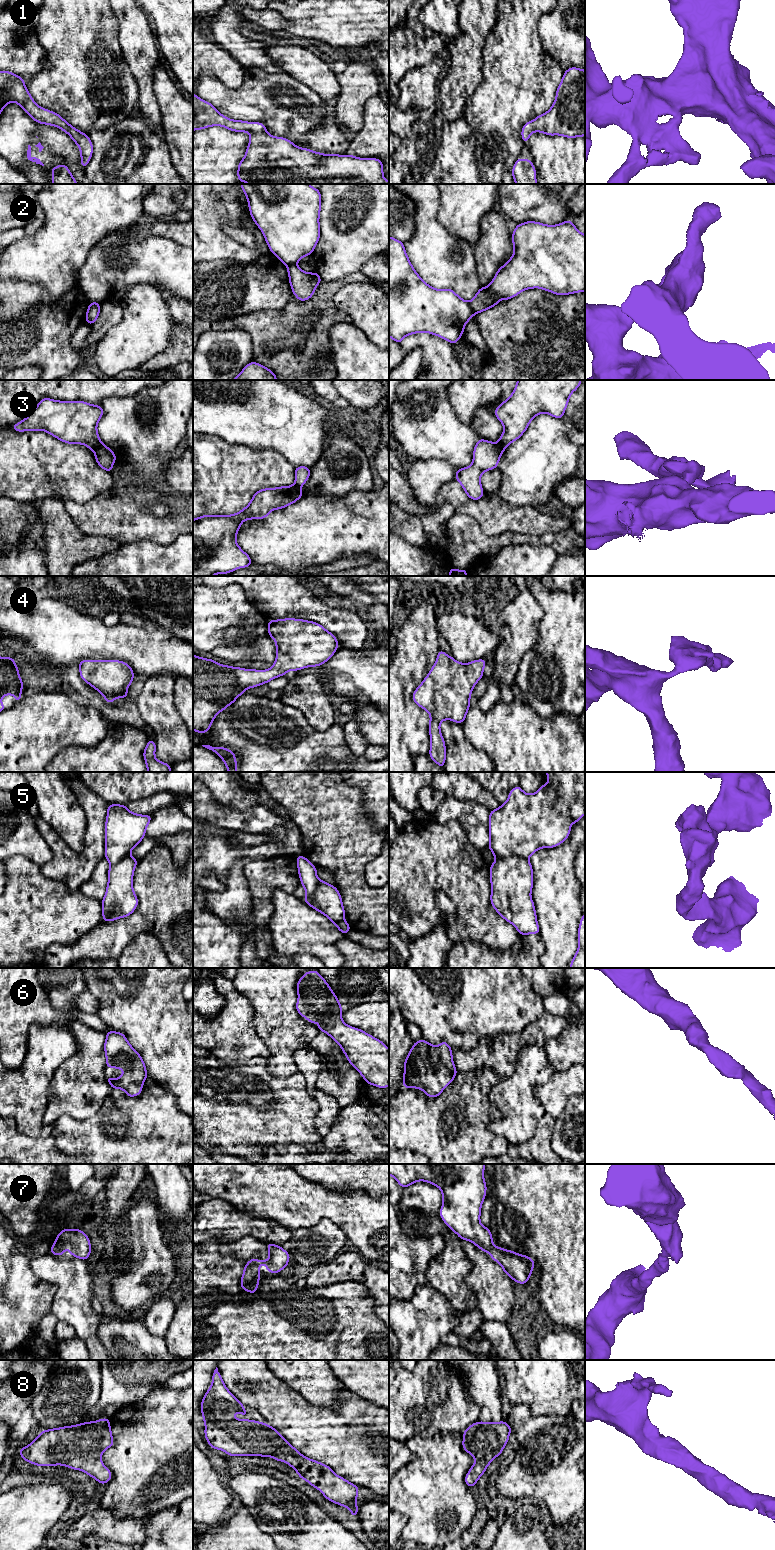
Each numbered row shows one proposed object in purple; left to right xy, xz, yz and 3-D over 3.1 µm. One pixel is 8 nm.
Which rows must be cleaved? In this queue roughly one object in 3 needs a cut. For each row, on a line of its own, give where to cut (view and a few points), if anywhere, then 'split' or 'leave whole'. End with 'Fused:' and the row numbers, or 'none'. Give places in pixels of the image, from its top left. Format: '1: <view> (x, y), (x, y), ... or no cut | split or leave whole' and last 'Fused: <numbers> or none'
1: no cut | leave whole
2: yz (468, 302), (475, 313) | split
3: yz (494, 443), (501, 453) | split
4: no cut | leave whole
5: yz (527, 858), (508, 856), (495, 861) | split
6: no cut | leave whole
7: no cut | leave whole
8: no cut | leave whole
Fused: 2, 3, 5

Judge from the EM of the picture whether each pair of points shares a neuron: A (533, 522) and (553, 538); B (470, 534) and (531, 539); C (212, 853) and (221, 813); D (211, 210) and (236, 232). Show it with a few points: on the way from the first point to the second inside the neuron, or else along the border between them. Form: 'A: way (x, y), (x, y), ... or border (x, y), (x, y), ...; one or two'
A: border (569, 527), (542, 534), (522, 533); two
B: way (485, 542), (516, 539); one
C: border (203, 820), (234, 831); two
D: border (250, 218), (249, 224), (224, 224), (221, 229); two

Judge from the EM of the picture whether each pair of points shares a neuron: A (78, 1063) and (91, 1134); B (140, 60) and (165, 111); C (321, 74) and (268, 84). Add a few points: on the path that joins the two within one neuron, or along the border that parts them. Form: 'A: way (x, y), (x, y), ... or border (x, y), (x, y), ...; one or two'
A: border (104, 1100), (89, 1117), (74, 1119), (65, 1115); two
B: way (149, 73), (151, 84), (155, 88), (158, 98); one
C: border (284, 71), (316, 92); two

